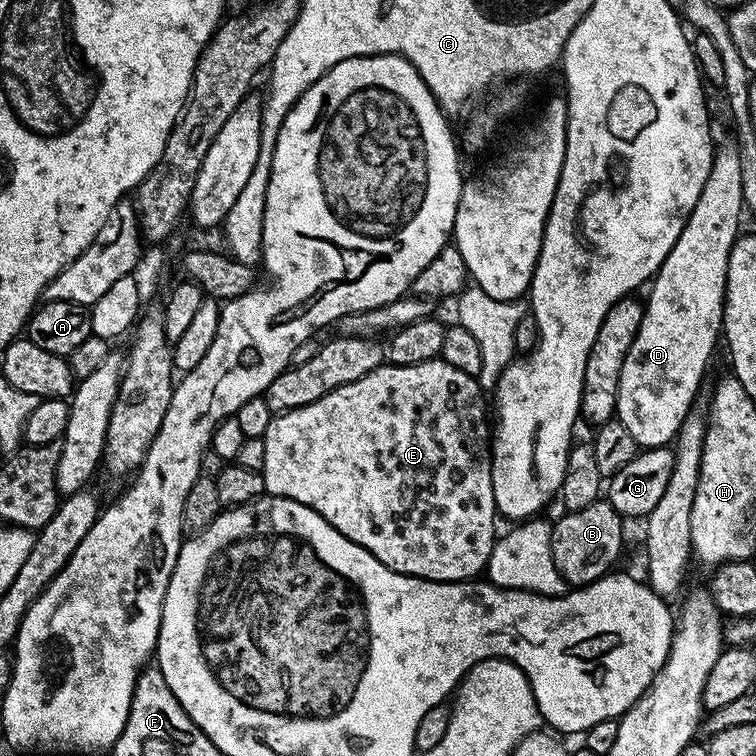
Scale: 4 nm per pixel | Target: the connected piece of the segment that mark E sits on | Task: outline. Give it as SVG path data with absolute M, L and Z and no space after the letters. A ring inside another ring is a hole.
M437 358L430 362L418 362L418 366L398 366L385 362L366 374L366 378L358 378L358 382L342 386L326 394L326 398L318 398L318 402L310 402L310 406L273 415L262 438L266 446L266 462L262 469L264 491L270 496L290 498L294 502L302 502L302 506L310 506L310 510L326 518L326 522L330 522L338 534L350 538L350 542L374 554L378 562L404 576L417 576L423 580L475 580L487 569L492 547L498 539L498 513L492 485L490 408L484 405L484 397L486 392L480 387L477 377L454 370L454 366L445 360Z

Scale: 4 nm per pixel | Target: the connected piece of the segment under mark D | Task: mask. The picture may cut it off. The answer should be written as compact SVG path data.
M717 147L706 186L702 186L702 194L698 202L694 202L694 210L688 215L682 234L678 234L678 242L674 242L670 254L666 254L662 266L656 271L647 289L648 300L644 304L642 326L622 362L616 416L622 426L626 426L630 434L634 434L634 442L641 449L671 445L686 414L697 403L696 391L704 380L704 371L707 370L708 359L716 348L716 340L718 344L722 336L728 258L736 237L741 235L740 212L744 211L740 153L735 147Z

